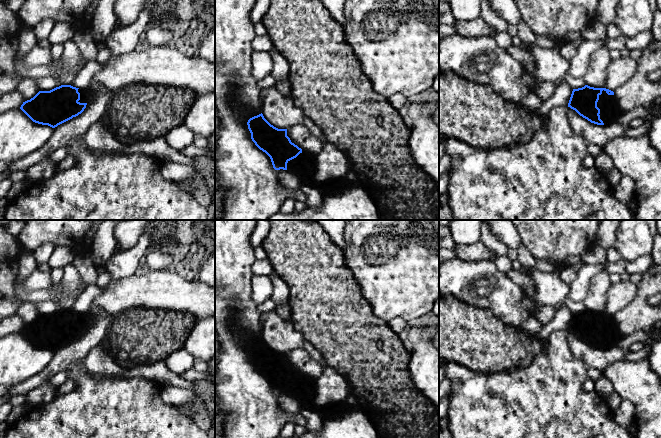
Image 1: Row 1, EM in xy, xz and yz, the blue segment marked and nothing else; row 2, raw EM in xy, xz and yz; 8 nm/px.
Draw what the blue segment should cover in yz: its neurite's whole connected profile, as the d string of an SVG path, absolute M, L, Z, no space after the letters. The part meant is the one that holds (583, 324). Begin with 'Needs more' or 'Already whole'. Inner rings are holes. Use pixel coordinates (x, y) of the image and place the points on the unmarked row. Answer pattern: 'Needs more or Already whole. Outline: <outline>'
Needs more. Outline: M588 309L573 313L568 331L597 349L608 349L623 338L615 324L613 315Z

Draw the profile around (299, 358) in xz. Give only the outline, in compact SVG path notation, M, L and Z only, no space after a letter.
M304 348L295 349L287 353L287 360L291 366L301 372L302 375L314 379L322 374L325 367L314 360Z

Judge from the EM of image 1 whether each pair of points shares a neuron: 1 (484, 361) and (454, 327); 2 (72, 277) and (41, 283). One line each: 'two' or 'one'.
1: one
2: two

